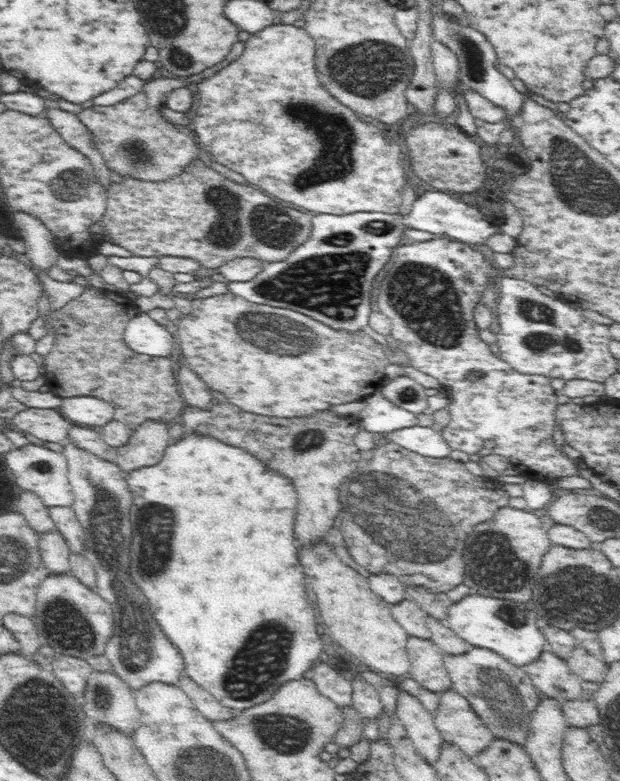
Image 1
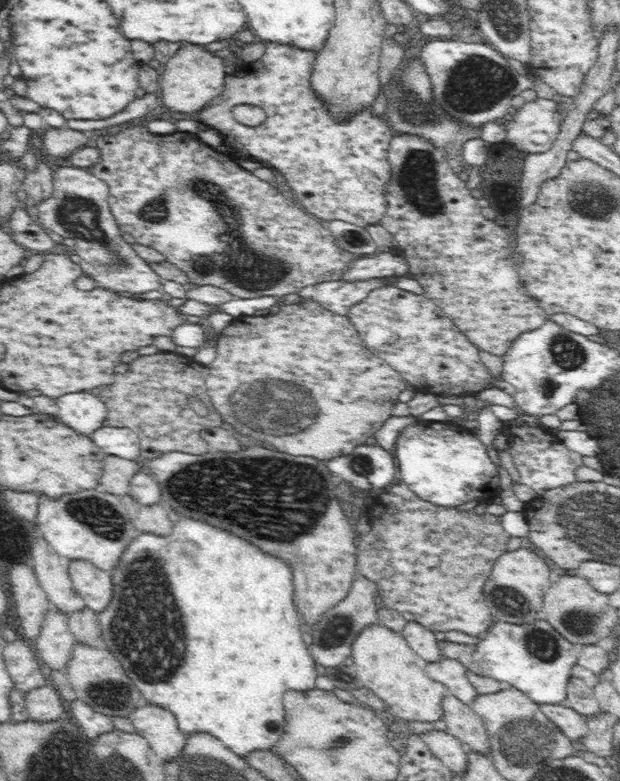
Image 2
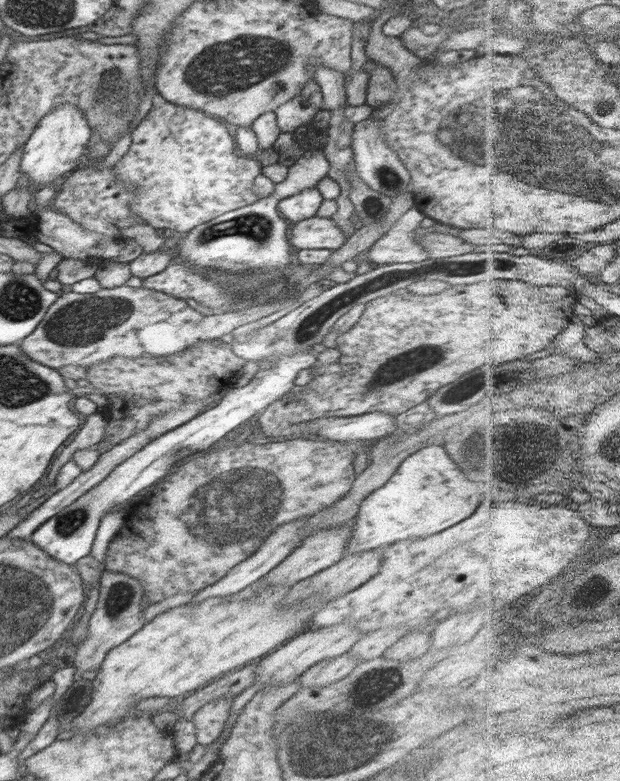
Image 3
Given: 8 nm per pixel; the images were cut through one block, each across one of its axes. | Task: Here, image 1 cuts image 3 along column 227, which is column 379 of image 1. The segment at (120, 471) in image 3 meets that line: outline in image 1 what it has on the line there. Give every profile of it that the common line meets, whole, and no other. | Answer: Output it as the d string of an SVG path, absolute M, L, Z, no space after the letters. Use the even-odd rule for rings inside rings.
M381 391L374 392L365 402L366 406L358 416L358 423L368 432L386 434L418 424L416 413L392 404Z

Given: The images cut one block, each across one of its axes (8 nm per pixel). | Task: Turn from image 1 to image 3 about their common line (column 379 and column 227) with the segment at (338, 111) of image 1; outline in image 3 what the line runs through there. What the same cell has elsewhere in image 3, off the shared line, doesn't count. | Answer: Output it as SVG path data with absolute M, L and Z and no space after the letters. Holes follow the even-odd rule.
M166 102L162 106L154 106L131 132L131 137L130 150L114 165L115 180L126 189L131 189L136 198L128 203L130 212L144 218L144 222L155 229L169 228L186 233L199 224L261 199L253 191L264 163L257 157L238 156L234 136L216 117L210 118L203 111Z

